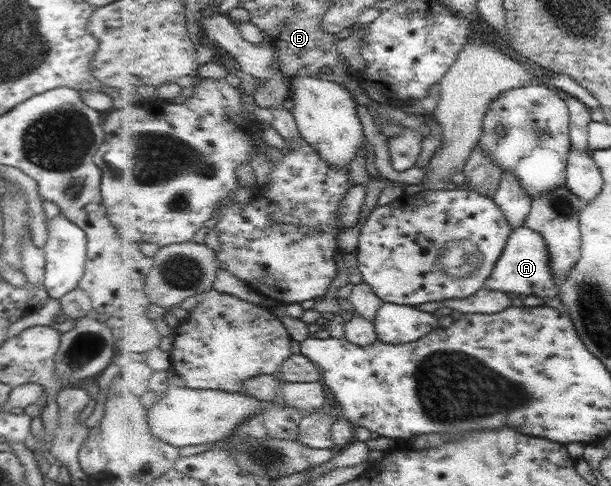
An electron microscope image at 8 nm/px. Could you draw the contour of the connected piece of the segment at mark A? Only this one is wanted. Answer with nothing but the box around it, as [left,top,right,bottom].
[486,226,564,307]

